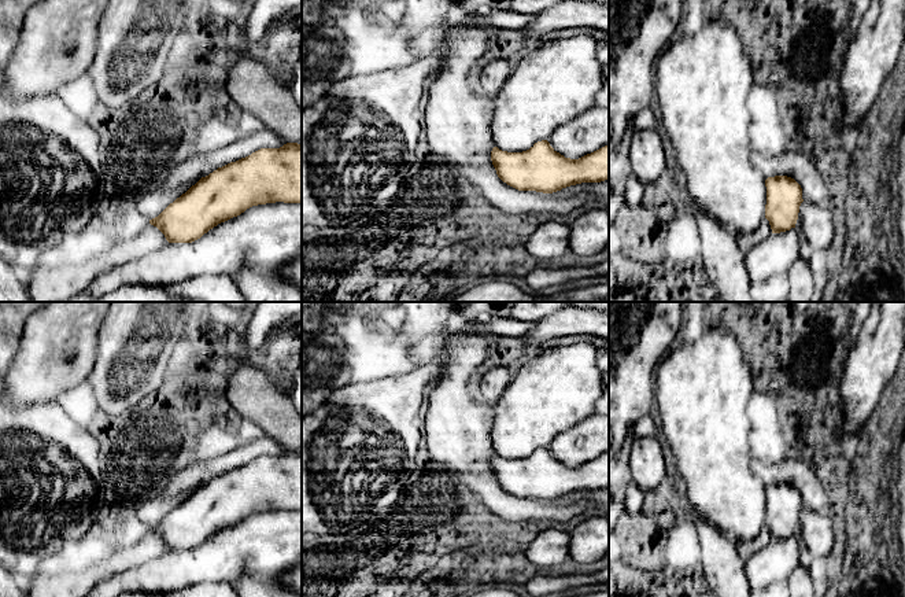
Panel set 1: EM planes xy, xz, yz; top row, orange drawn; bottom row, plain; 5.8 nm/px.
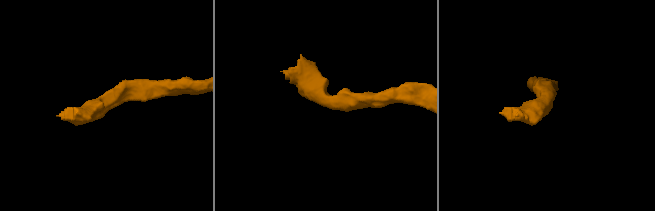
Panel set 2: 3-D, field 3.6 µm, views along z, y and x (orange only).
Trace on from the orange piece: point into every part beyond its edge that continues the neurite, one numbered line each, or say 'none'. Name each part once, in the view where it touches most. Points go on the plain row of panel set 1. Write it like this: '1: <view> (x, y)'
none

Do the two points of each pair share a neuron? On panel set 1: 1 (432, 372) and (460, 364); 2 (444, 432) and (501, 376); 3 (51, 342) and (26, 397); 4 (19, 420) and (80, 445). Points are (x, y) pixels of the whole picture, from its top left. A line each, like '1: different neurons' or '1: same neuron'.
1: different neurons
2: different neurons
3: same neuron
4: same neuron

